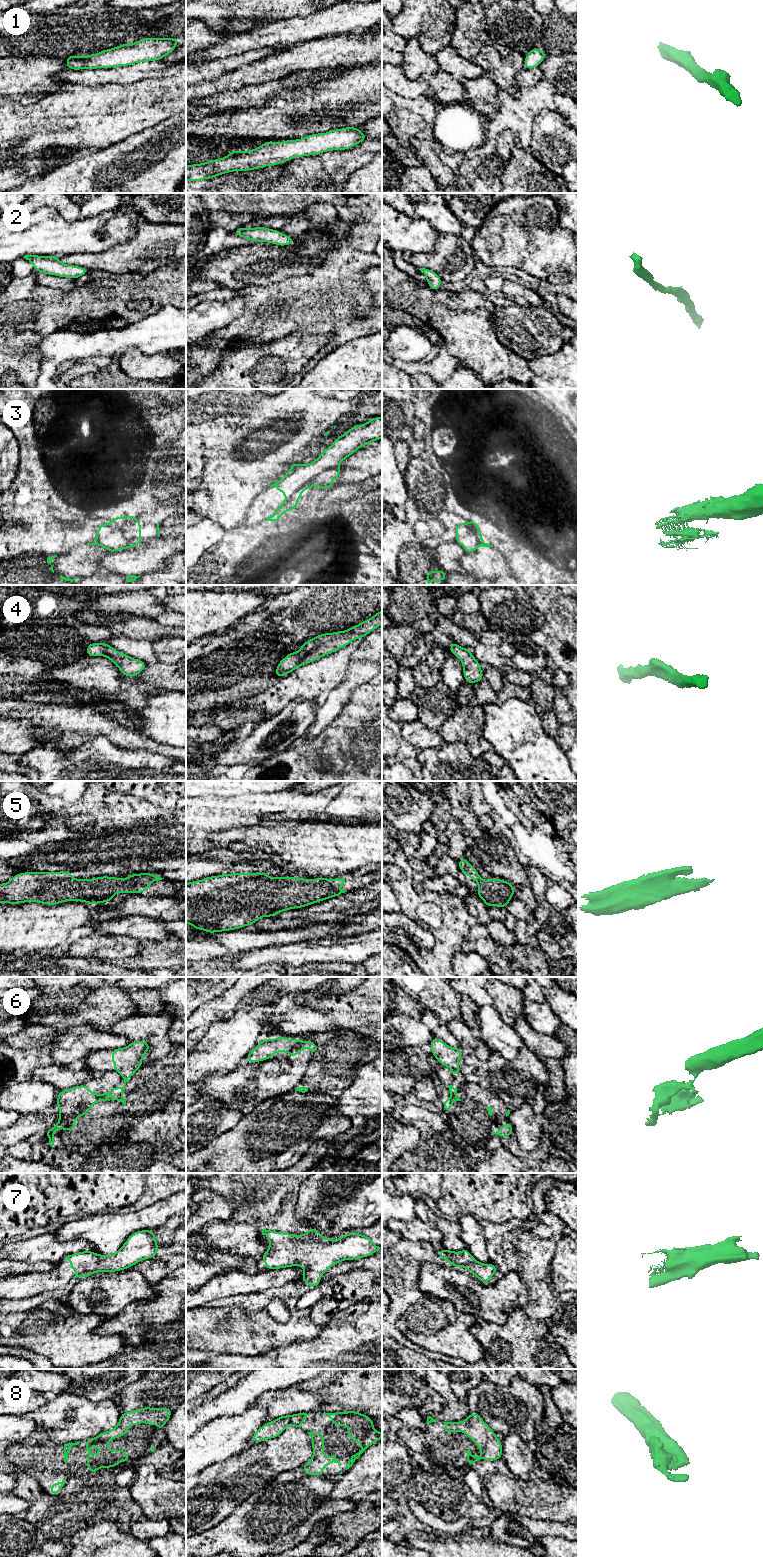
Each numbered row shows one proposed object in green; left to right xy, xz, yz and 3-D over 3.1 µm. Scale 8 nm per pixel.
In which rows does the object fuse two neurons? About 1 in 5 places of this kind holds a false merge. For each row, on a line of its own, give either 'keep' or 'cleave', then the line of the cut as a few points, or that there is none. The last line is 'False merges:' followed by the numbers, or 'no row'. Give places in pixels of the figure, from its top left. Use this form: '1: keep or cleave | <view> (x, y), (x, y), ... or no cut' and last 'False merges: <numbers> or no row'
1: keep | no cut
2: keep | no cut
3: keep | no cut
4: keep | no cut
5: keep | no cut
6: cleave | xz (303, 1041), (297, 1048), (291, 1051)
7: keep | no cut
8: keep | no cut
False merges: 6

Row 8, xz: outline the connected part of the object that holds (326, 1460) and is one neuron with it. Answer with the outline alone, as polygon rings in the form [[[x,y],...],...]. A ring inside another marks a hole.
[[[307,1432],[312,1440],[313,1456],[304,1463],[304,1475],[319,1475],[322,1476],[325,1466],[329,1466],[331,1462],[337,1463],[341,1466],[341,1463],[336,1459],[334,1455],[324,1455],[324,1433],[323,1432]]]

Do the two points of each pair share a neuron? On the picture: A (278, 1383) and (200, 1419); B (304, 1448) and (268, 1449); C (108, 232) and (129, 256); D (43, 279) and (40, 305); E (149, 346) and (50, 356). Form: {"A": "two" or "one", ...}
{"A": "one", "B": "one", "C": "two", "D": "two", "E": "one"}

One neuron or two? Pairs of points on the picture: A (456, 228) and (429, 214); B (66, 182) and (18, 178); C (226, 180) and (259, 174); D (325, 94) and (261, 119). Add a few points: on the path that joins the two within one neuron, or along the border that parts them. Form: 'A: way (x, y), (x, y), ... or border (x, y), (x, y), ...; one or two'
A: way (449, 224), (436, 214); one
B: border (52, 168), (45, 174), (27, 179), (24, 182); two
C: way (234, 180), (246, 180), (251, 177); one
D: way (309, 108), (286, 111), (277, 118); one

